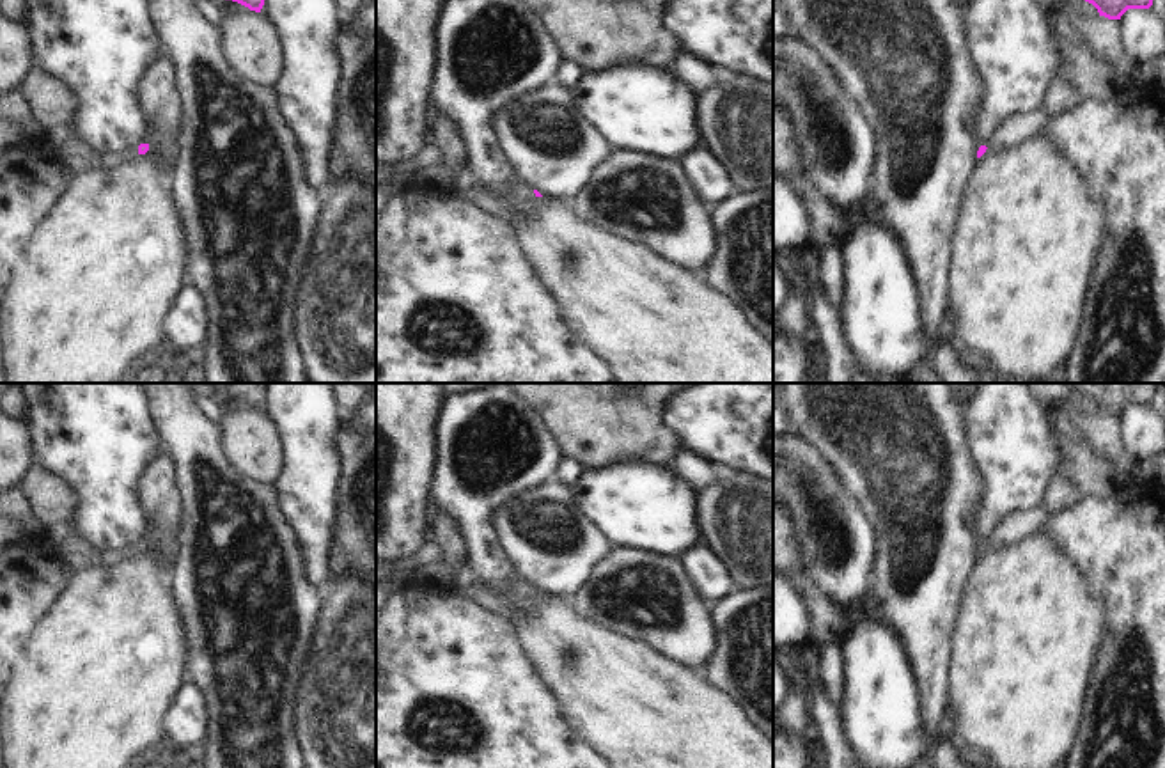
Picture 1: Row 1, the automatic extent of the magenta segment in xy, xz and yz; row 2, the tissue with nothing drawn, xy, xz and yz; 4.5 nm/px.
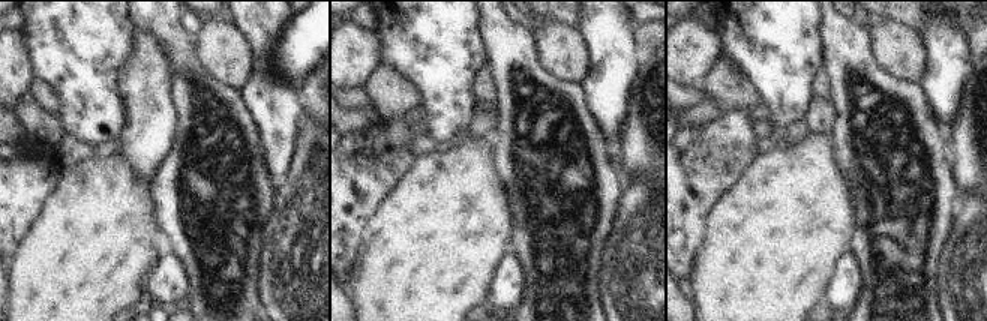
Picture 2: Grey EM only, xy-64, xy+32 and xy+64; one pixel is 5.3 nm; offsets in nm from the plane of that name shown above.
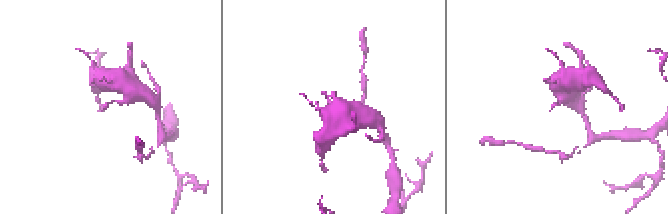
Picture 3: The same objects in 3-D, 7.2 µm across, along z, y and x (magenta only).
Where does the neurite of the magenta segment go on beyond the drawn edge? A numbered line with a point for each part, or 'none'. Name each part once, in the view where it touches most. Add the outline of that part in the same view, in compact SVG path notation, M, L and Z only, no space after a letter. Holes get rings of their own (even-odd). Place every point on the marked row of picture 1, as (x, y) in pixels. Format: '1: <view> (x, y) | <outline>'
1: xy (110, 160) | M138 145L126 147L119 153L101 154L101 168L113 168L115 165L138 156Z

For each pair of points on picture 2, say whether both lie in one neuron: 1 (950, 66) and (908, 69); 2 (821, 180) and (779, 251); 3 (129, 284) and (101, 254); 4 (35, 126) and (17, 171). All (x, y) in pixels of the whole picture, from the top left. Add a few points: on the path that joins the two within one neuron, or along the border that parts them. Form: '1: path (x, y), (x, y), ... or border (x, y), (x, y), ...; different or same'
1: border (918, 33), (926, 57), (926, 71), (920, 81); different
2: path (803, 198), (789, 212), (779, 233); same
3: path (122, 276), (107, 261); same
4: border (26, 143), (35, 147), (51, 149); different

